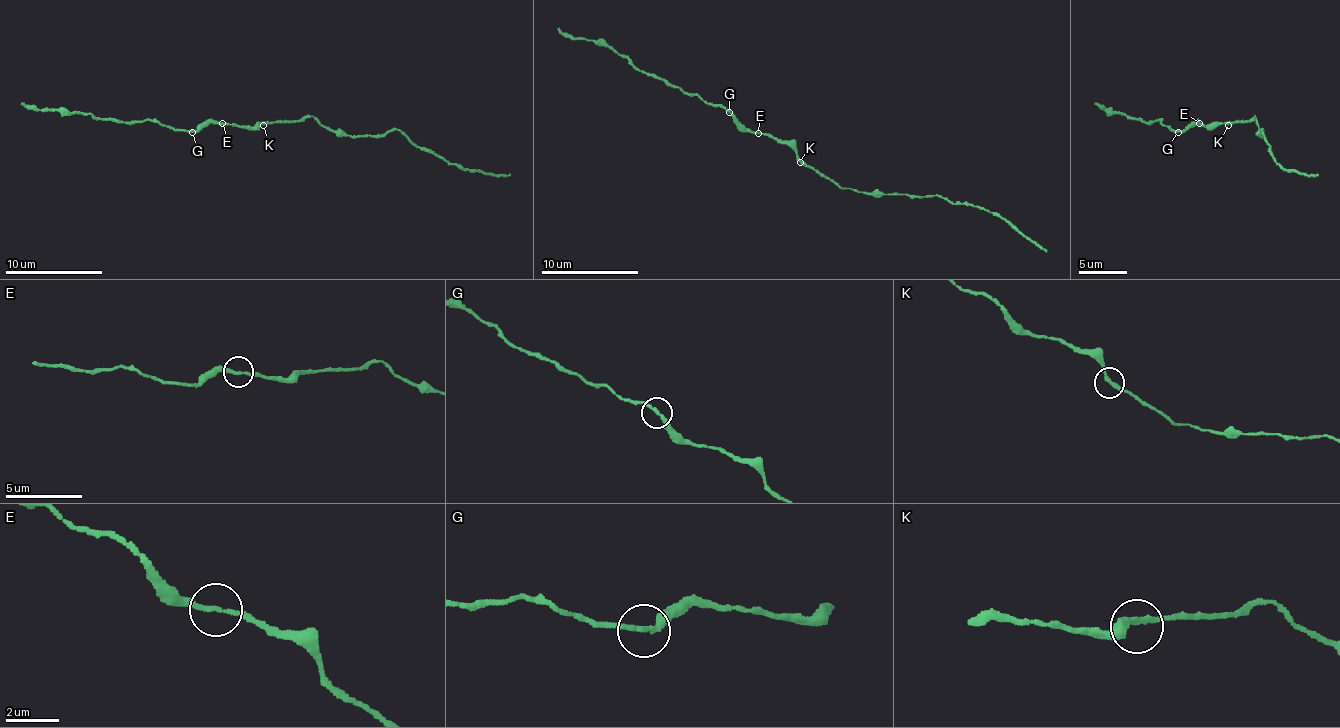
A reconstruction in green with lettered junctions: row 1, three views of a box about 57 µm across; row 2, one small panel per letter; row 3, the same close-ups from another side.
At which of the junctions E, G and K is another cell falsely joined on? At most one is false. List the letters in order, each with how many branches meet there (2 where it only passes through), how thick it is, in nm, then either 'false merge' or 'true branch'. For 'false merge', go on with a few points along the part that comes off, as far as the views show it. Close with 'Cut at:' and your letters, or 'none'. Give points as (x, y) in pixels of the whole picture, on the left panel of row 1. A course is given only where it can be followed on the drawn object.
E: 2 | 180 nm | true branch
G: 2 | 180 nm | true branch
K: 2 | 190 nm | true branch
Cut at: none

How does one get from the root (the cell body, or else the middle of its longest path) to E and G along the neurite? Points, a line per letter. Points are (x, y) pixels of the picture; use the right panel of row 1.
E: (1226, 123), (1219, 123), (1214, 127), (1199, 123)
G: (1226, 123), (1219, 123), (1214, 127), (1192, 123), (1178, 132)

